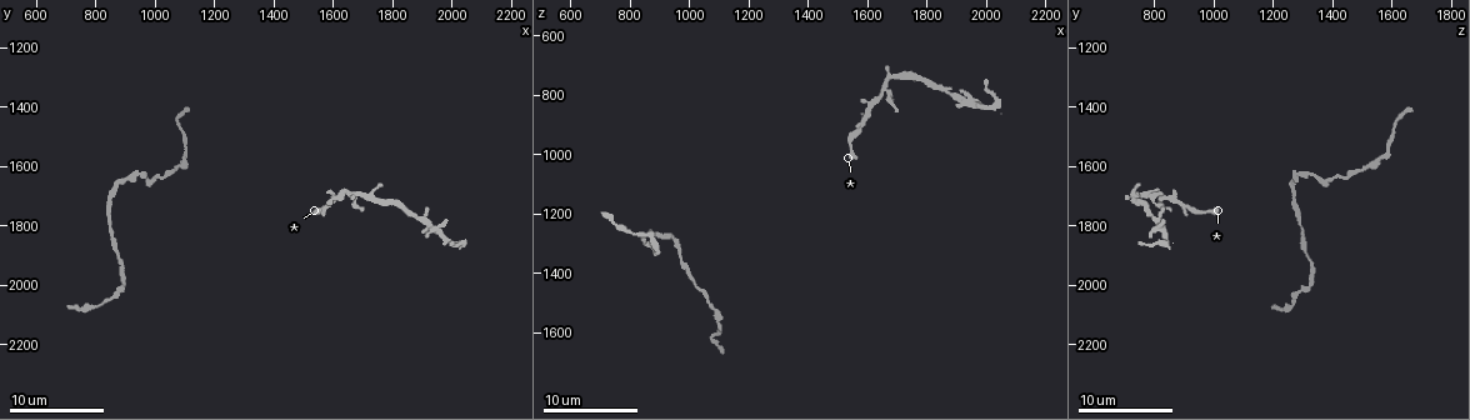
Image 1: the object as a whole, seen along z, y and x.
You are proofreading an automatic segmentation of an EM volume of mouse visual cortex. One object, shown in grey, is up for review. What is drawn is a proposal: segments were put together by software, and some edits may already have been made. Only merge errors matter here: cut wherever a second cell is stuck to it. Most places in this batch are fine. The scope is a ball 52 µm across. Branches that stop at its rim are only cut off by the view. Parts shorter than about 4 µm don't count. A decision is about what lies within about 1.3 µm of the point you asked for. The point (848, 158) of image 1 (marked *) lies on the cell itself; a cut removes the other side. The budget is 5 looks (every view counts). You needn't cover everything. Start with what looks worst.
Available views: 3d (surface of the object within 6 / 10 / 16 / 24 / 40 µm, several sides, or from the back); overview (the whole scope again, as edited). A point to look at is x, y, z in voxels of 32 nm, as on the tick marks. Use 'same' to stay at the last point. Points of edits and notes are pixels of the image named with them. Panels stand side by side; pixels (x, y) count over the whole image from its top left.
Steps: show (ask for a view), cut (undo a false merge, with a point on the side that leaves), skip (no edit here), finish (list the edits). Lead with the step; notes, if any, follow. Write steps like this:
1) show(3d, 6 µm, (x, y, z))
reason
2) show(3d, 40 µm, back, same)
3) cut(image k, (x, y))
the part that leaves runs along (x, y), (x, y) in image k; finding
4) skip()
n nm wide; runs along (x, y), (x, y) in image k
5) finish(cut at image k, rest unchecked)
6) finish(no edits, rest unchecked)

show(3d, 16 µm, (1670, 1700, 790))
four-way junction

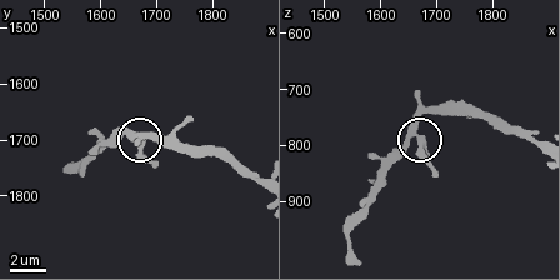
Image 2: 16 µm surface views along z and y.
show(3d, 16 µm, back, same)
other side

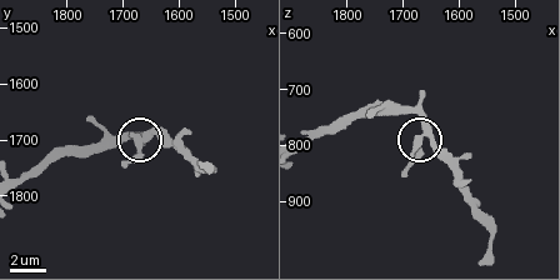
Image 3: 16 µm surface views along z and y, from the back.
skip()
380 nm wide; runs along (495, 259), (489, 219), (431, 143), (419, 140), (406, 173) in image 3; continuous, no second cell

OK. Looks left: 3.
show(3d, 10 µm, (860, 1820, 1290))
calibre changes

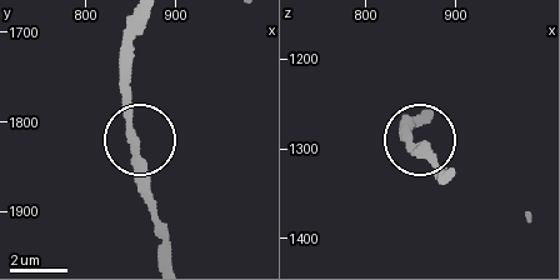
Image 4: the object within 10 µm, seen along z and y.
show(3d, 6 µm, same)
zoom in

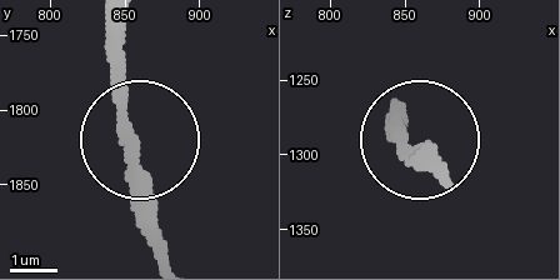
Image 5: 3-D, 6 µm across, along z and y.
skip()
continuous, no second cell

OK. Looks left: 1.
show(3d, 10 µm, (1060, 1620, 1490))
thin neck

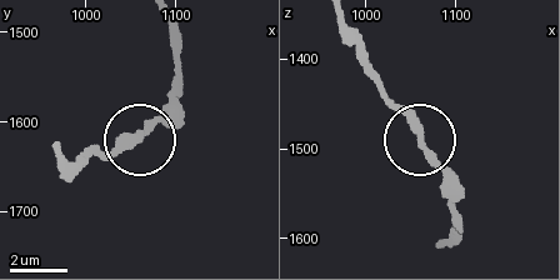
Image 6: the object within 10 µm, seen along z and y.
skip()
260 nm wide; continuous, no second cell

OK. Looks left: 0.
finish(no edits, rest unchecked)

